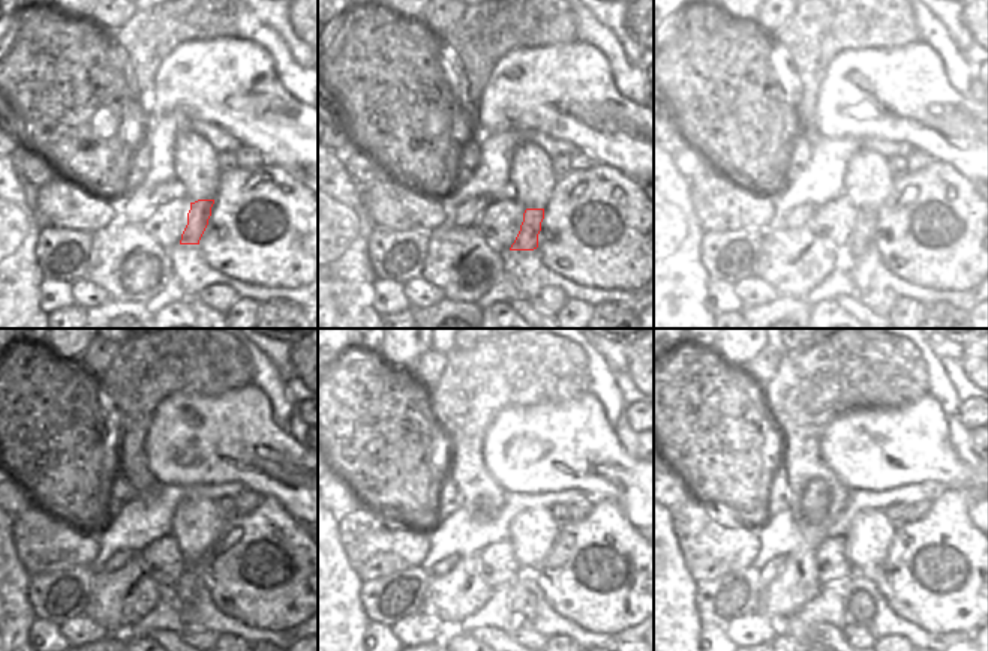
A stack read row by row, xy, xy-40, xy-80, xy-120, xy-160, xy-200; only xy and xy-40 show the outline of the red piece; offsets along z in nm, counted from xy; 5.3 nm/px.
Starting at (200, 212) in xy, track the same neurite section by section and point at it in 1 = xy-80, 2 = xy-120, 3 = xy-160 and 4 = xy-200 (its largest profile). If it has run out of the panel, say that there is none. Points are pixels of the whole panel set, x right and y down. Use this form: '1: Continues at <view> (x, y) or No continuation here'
1: Continues at xy-80 (862, 236)
2: Continues at xy-120 (182, 593)
3: Continues at xy-160 (522, 603)
4: Continues at xy-200 (861, 606).

